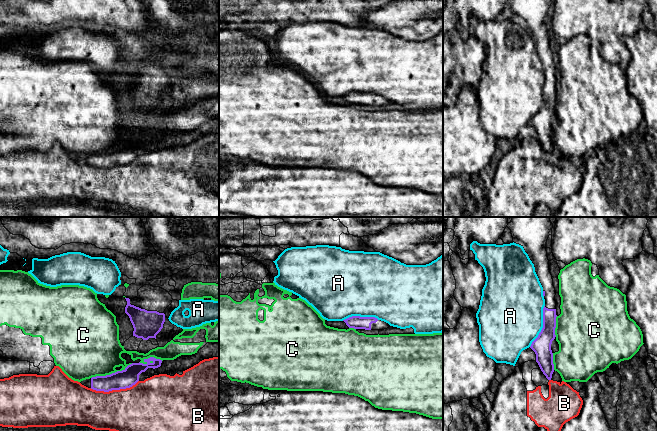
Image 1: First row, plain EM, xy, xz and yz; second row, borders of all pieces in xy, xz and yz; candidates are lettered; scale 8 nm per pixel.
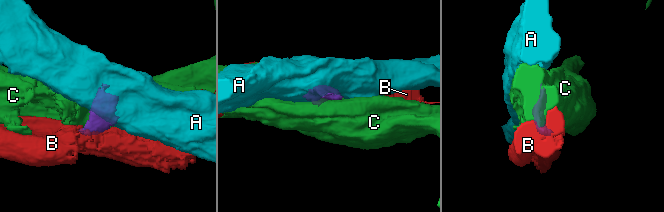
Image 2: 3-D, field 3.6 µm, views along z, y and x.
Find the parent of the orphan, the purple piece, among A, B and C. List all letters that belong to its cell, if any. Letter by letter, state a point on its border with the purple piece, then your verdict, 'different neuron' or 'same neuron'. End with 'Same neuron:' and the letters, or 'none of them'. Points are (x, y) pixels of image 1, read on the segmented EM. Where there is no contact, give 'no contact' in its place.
A: yz (543, 326) | different neuron
B: xy (114, 389) | different neuron
C: xy (112, 373) | different neuron
Same neuron: none of them

